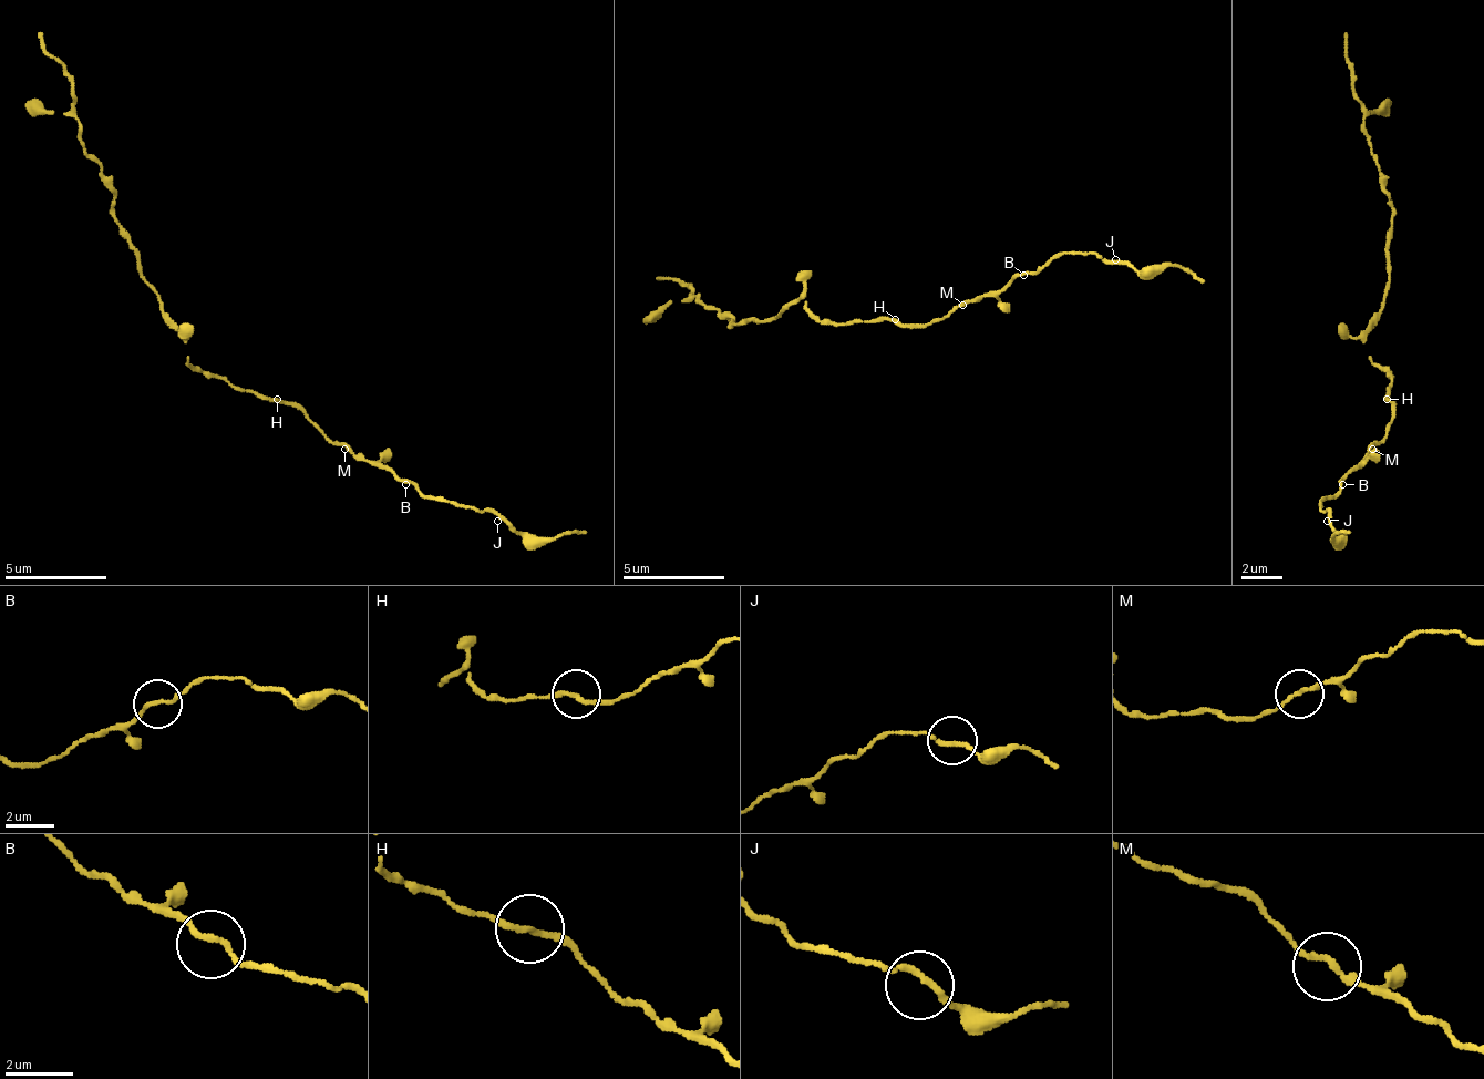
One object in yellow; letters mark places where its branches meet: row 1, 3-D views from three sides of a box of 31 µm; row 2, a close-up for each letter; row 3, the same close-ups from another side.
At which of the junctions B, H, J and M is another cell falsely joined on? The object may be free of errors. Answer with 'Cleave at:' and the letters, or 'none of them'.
Cleave at: none of them

